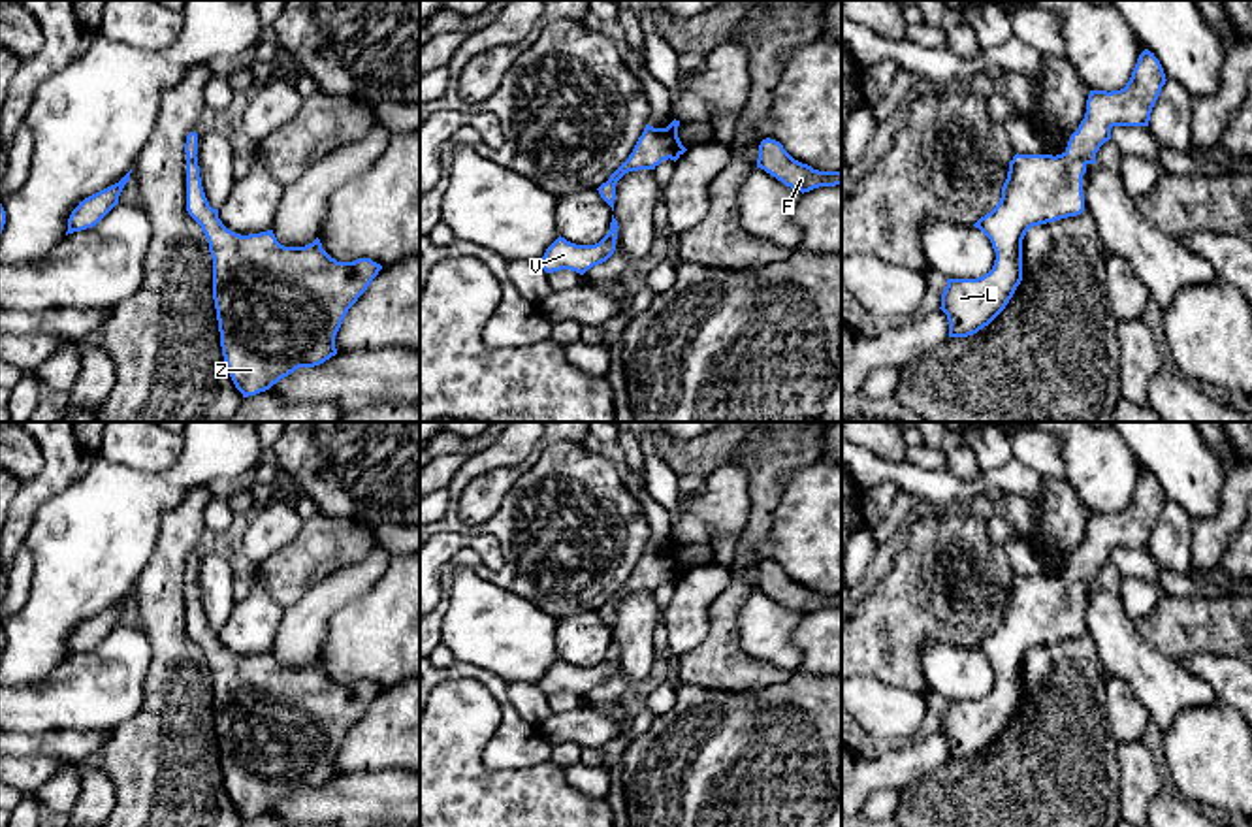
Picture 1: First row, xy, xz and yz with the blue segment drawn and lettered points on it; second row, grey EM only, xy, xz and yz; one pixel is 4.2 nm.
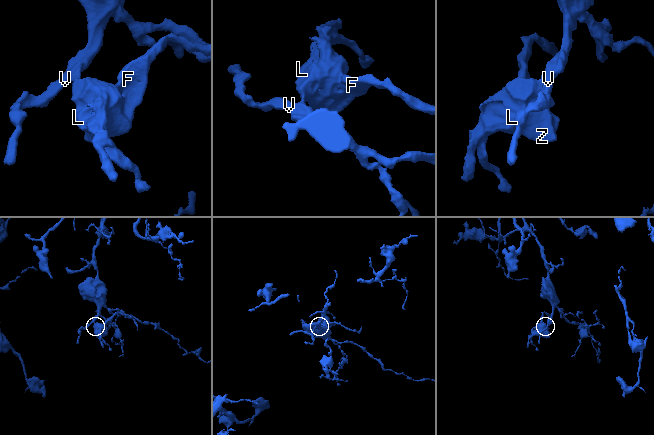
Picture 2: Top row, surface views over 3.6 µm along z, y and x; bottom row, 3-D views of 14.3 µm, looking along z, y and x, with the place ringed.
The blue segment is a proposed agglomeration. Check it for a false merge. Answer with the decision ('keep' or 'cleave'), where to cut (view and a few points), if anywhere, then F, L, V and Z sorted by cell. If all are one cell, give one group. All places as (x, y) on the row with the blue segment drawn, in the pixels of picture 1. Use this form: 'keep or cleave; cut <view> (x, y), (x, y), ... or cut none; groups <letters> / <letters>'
keep; cut none; groups F L V Z

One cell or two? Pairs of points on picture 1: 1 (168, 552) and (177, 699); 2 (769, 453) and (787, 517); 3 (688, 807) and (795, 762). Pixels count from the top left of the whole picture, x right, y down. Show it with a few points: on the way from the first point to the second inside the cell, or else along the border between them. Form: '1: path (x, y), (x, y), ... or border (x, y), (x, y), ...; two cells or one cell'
1: path (168, 588), (168, 641), (174, 664); one cell
2: border (812, 464), (786, 485), (767, 537); two cells
3: path (714, 801), (754, 762), (769, 762); one cell

